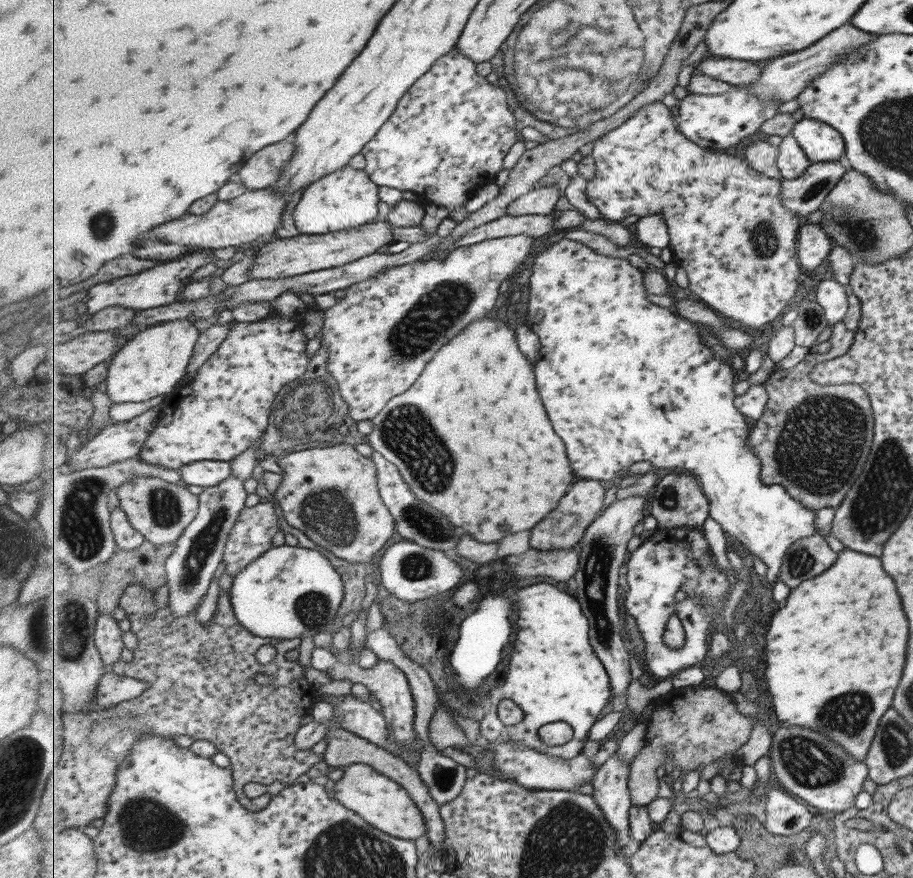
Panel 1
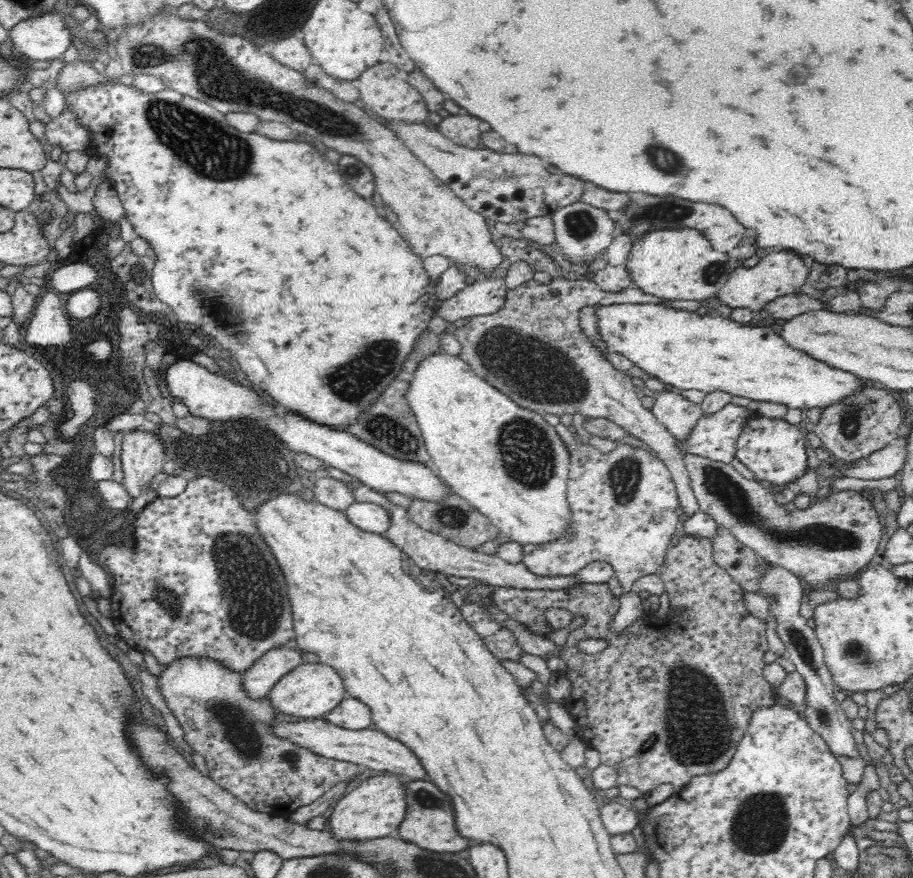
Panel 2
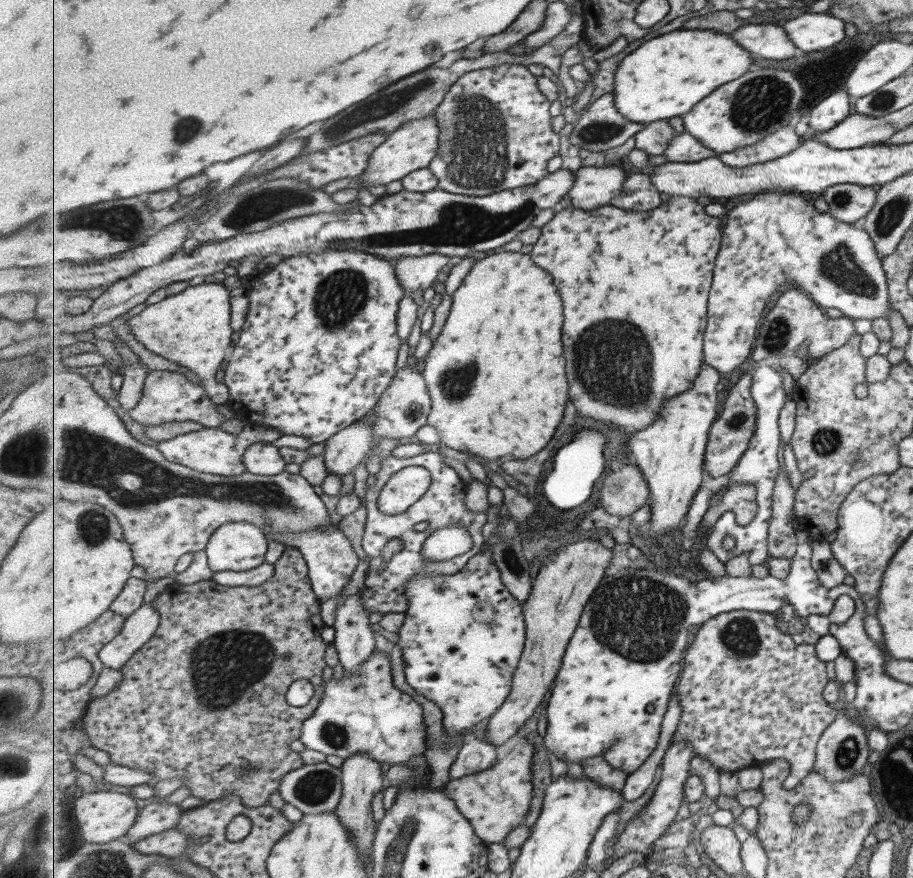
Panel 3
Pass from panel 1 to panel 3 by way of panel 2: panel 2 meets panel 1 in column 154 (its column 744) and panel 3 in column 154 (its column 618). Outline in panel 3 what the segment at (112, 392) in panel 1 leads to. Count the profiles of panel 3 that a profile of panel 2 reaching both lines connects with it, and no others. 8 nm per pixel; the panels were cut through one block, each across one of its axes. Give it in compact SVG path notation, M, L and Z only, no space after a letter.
M201 283L125 319L138 342L155 355L189 369L189 375L206 387L215 403L222 405L228 402L230 390L219 386L217 372L232 353L233 317L229 290L222 283Z

